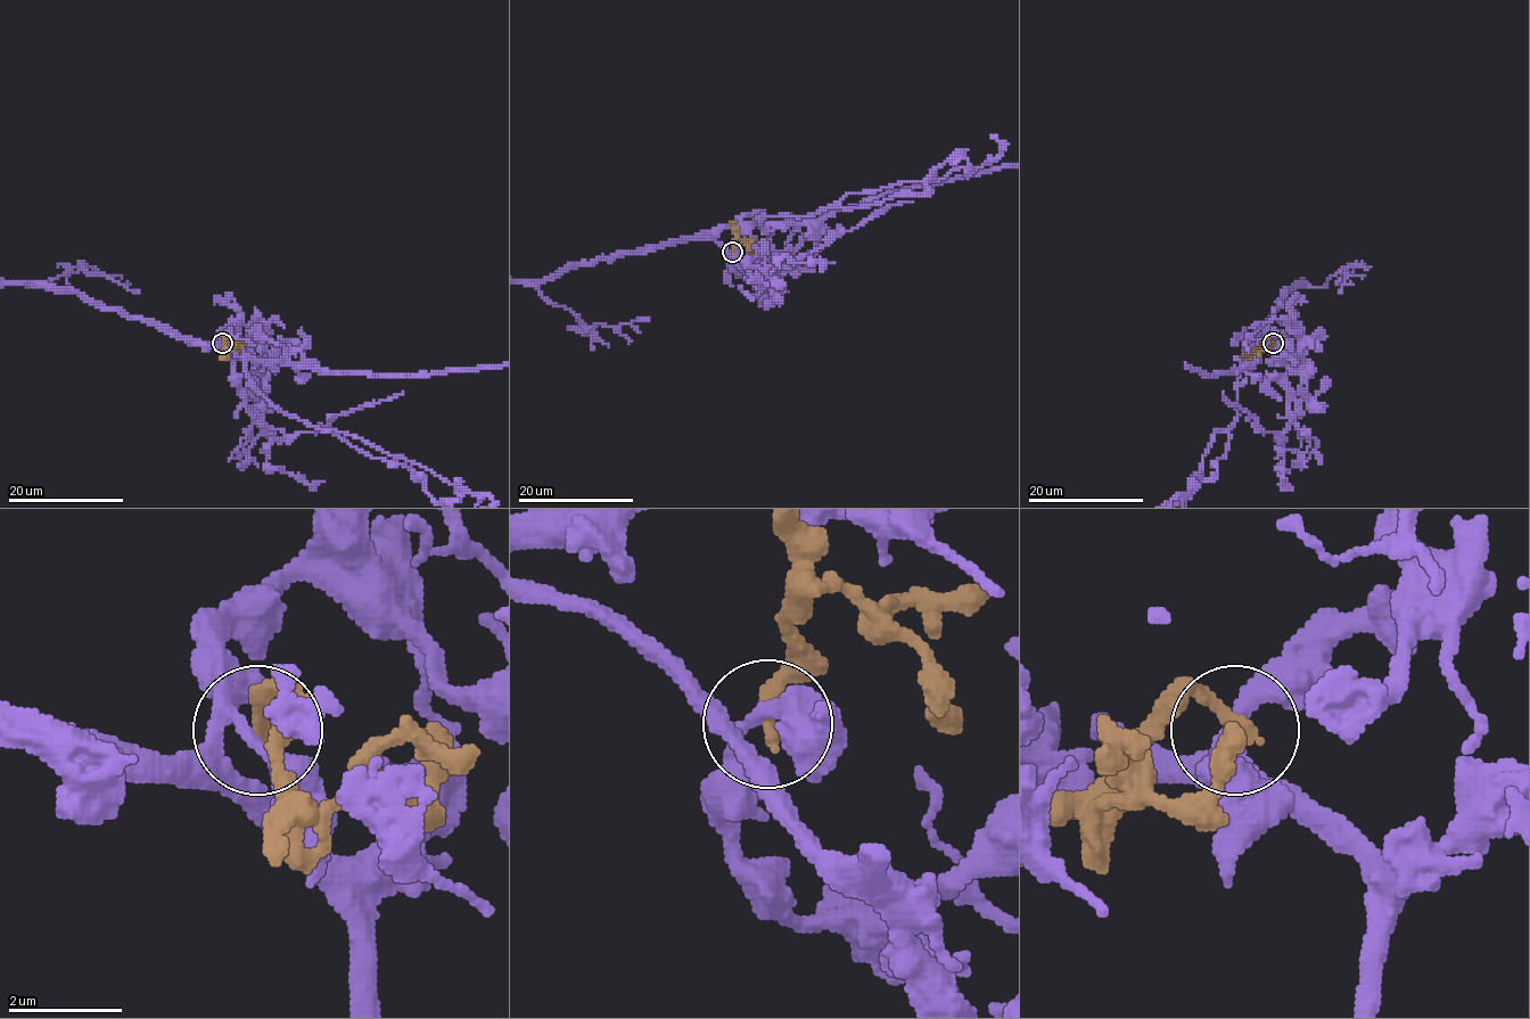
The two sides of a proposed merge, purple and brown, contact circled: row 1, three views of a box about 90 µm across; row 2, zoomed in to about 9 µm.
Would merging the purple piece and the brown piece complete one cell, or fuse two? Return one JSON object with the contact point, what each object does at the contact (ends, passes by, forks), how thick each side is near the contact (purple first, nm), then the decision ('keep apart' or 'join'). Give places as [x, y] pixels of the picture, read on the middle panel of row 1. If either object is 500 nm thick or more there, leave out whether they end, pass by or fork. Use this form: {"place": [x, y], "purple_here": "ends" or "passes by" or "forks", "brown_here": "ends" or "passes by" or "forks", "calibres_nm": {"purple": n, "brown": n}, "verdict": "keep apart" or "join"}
{"place": [732, 252], "purple_here": "forks", "brown_here": "ends", "calibres_nm": {"purple": 260, "brown": 280}, "verdict": "keep apart"}

